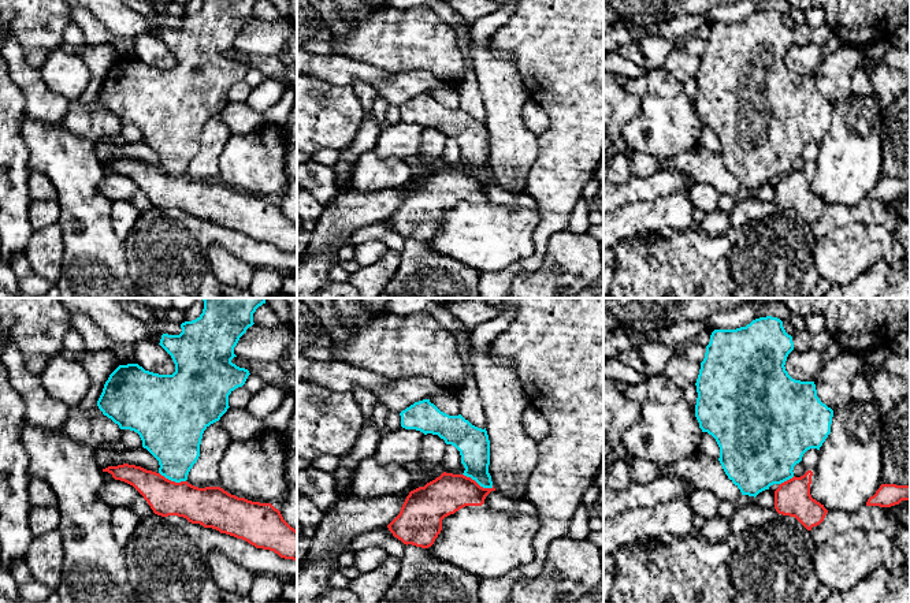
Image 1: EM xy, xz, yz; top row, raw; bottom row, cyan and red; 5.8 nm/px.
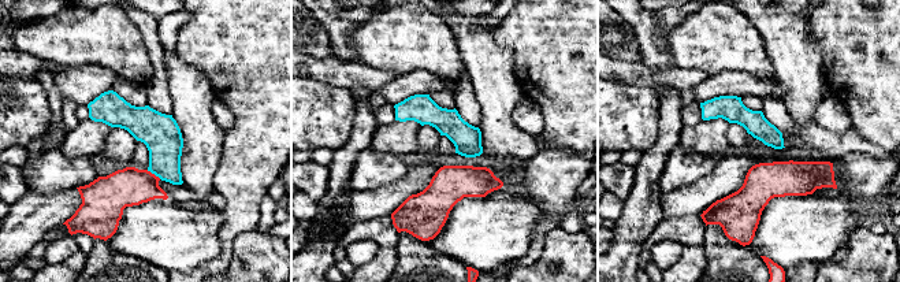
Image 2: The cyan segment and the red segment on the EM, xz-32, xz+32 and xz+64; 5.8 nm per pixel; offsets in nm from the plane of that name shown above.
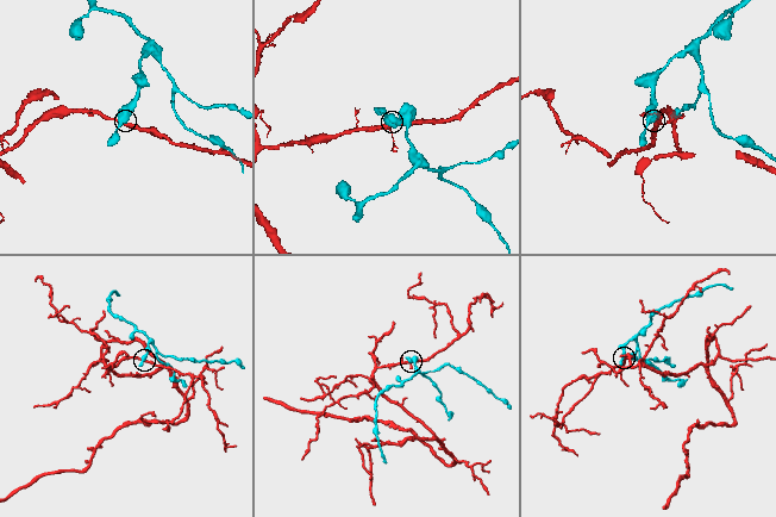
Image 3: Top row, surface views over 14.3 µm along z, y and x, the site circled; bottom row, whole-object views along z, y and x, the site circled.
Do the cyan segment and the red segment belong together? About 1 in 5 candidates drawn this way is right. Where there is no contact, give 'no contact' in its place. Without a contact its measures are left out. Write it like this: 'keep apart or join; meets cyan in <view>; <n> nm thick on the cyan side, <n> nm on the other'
keep apart; meets cyan in xz; 190 nm thick on the cyan side, 240 nm on the other

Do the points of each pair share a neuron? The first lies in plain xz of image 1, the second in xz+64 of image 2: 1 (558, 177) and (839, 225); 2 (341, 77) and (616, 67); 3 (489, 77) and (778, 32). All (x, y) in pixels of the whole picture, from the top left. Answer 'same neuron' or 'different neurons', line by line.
1: different neurons
2: same neuron
3: same neuron

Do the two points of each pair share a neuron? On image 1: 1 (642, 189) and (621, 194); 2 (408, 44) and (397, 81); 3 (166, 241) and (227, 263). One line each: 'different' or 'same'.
1: same
2: different
3: different

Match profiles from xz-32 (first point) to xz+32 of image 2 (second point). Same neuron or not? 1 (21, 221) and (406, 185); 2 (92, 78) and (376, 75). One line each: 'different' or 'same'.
1: same
2: different

